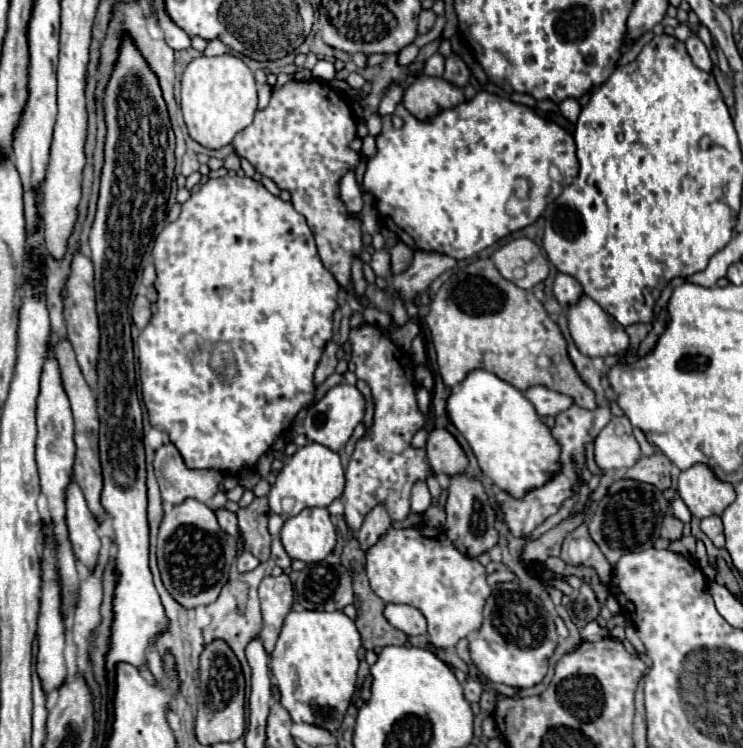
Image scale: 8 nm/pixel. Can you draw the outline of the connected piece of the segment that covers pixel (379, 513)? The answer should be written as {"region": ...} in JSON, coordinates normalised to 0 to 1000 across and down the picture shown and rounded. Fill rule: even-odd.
{"region":[[[507,675],[507,678],[491,691],[491,699],[489,699],[486,707],[480,710],[480,723],[483,723],[486,734],[489,734],[489,737],[499,734],[499,729],[505,729],[505,723],[510,723],[510,718],[515,718],[524,705],[526,705],[526,694],[524,694],[518,678],[515,678],[515,675]]]}

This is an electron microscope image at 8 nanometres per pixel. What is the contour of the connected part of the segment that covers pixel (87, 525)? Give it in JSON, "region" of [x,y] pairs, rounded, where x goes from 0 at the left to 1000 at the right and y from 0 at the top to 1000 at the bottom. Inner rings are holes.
{"region":[[[96,643],[87,654],[87,678],[87,697],[93,707],[93,723],[98,726],[98,737],[117,761],[125,761],[136,726],[128,713],[128,697],[117,678],[112,656],[101,643]]]}

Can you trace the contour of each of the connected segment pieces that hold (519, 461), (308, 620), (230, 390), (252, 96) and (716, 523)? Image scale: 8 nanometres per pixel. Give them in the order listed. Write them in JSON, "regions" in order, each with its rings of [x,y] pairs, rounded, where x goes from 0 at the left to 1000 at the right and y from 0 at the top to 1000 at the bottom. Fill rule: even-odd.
{"regions":[[[[653,493],[634,496],[602,533],[604,563],[629,587],[653,638],[690,664],[728,651],[750,630],[752,595],[707,528]]],[[[396,803],[365,873],[365,902],[378,926],[378,943],[397,967],[416,967],[440,977],[456,975],[478,929],[483,865],[486,852],[478,830],[462,817],[419,817]]],[[[303,234],[303,237],[295,237],[295,239],[281,239],[265,258],[260,258],[257,263],[254,263],[254,269],[249,269],[246,271],[246,277],[244,277],[244,287],[241,287],[241,293],[238,295],[233,295],[233,298],[225,298],[222,303],[219,303],[219,309],[209,317],[209,330],[206,330],[206,346],[209,346],[209,357],[211,357],[211,373],[209,373],[209,386],[211,386],[211,394],[217,392],[217,400],[211,397],[211,418],[203,424],[203,429],[201,429],[201,434],[195,437],[195,440],[190,440],[190,445],[187,445],[187,504],[190,504],[190,517],[192,517],[192,539],[195,539],[195,544],[198,544],[198,552],[201,552],[201,563],[203,563],[203,568],[209,571],[209,574],[214,574],[214,576],[225,576],[227,579],[227,587],[230,587],[230,592],[241,600],[241,606],[244,606],[244,611],[249,614],[249,619],[252,619],[252,624],[257,624],[257,627],[289,627],[289,630],[297,630],[297,632],[303,632],[303,635],[322,635],[322,630],[327,627],[327,624],[341,624],[343,619],[346,619],[346,614],[357,606],[357,603],[362,603],[365,600],[365,595],[367,595],[367,590],[378,582],[378,579],[384,579],[386,574],[389,574],[389,568],[392,568],[392,563],[397,560],[397,555],[408,547],[408,541],[413,539],[413,536],[419,536],[421,533],[421,525],[424,525],[424,515],[421,515],[421,499],[424,499],[424,491],[427,491],[427,485],[429,485],[429,480],[432,480],[432,472],[435,472],[435,467],[437,467],[437,461],[448,453],[448,421],[451,421],[451,413],[456,410],[454,408],[454,386],[456,386],[456,381],[454,381],[454,376],[451,376],[451,370],[435,357],[435,352],[432,352],[432,346],[429,346],[429,341],[427,341],[427,330],[424,330],[424,322],[421,322],[421,311],[419,311],[419,306],[413,303],[413,295],[410,295],[410,290],[405,287],[405,285],[400,285],[397,279],[394,279],[394,274],[392,271],[384,271],[384,269],[378,269],[376,263],[370,263],[370,261],[365,261],[351,245],[346,245],[346,242],[341,242],[341,239],[335,239],[335,237],[319,237],[319,234]],[[314,472],[316,472],[316,483],[319,483],[319,488],[322,488],[322,499],[316,499],[314,493],[308,493],[303,501],[306,504],[311,504],[311,512],[308,515],[303,515],[300,512],[300,501],[287,501],[287,496],[296,497],[296,489],[303,489],[304,485],[316,485],[314,480]]],[[[316,74],[265,76],[244,103],[244,146],[257,186],[279,199],[311,194],[314,183],[338,167],[346,146],[346,116],[338,92]]],[[[952,691],[943,697],[943,710],[960,723],[962,731],[973,731],[976,729],[976,718],[973,718],[973,702],[968,691]]]]}

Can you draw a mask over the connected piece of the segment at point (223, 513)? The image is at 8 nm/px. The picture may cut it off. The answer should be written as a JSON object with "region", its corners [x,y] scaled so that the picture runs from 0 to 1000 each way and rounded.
{"region":[[[297,678],[289,683],[289,689],[292,689],[292,697],[303,713],[319,715],[319,689],[314,683],[306,683],[303,678]]]}

